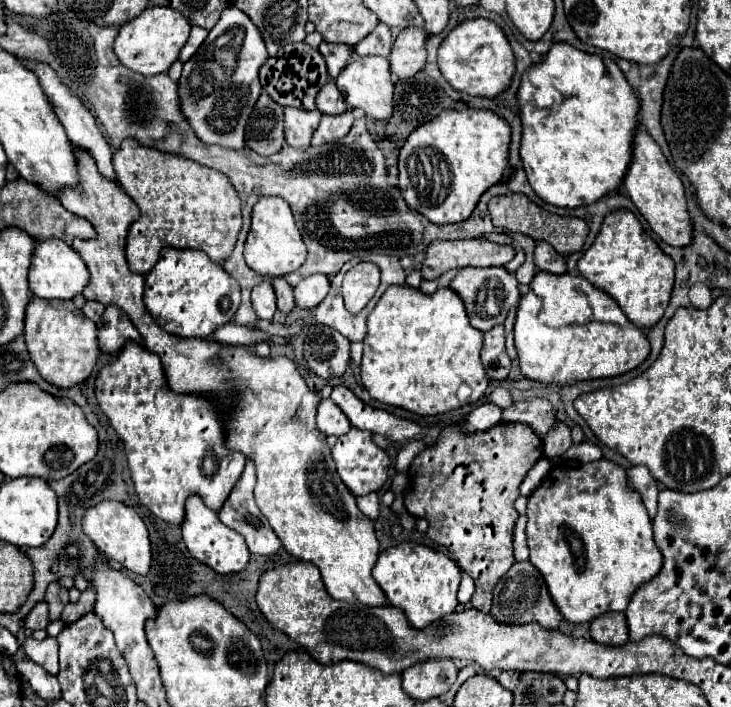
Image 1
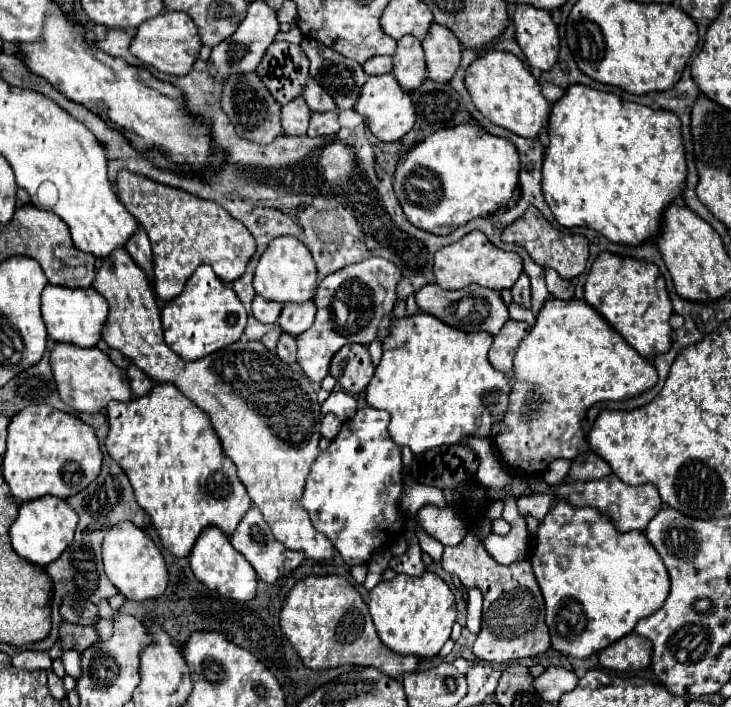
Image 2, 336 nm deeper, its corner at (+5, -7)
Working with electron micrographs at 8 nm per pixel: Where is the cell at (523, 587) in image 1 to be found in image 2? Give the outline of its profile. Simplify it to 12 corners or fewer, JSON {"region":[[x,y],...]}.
{"region":[[467,533],[441,565],[483,591],[477,659],[549,649],[529,561],[499,565]]}

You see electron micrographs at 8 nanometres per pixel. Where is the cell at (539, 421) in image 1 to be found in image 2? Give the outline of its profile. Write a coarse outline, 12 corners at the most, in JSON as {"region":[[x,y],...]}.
{"region":[[581,299],[545,301],[491,439],[515,475],[589,449],[593,403],[657,383]]}

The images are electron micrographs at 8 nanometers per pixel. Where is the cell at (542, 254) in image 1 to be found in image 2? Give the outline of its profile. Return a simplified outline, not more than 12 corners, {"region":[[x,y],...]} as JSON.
{"region":[[545,269],[547,289],[553,297],[573,299],[573,283],[557,271]]}

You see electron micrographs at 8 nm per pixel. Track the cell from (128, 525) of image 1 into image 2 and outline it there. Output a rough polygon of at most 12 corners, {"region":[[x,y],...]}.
{"region":[[131,521],[107,531],[105,575],[133,601],[163,595],[163,555]]}

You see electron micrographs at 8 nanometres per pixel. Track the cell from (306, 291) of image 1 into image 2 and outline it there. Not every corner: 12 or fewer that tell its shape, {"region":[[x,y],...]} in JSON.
{"region":[[285,303],[279,327],[301,335],[315,321],[315,303]]}

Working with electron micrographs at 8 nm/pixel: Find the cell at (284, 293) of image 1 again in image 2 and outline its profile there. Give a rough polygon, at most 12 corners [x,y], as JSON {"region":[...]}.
{"region":[[281,333],[277,357],[285,363],[295,361],[295,337]]}

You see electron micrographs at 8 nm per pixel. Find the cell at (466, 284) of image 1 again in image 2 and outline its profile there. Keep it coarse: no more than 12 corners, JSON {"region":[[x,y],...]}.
{"region":[[435,283],[415,299],[423,313],[461,331],[497,335],[509,319],[501,295]]}

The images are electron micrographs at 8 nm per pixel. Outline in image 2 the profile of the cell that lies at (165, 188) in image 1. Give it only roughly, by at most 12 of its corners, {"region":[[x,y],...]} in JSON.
{"region":[[121,169],[117,195],[153,245],[169,301],[207,263],[225,283],[255,253],[213,201]]}

